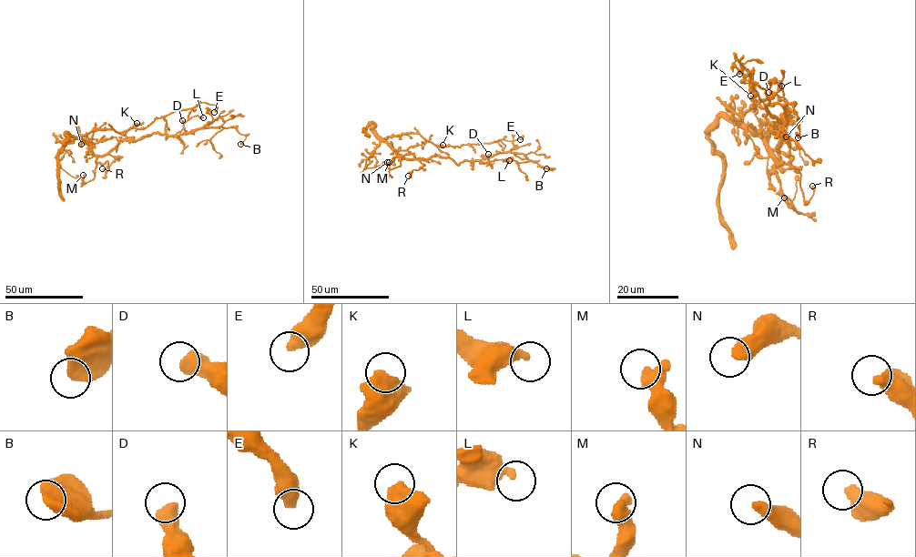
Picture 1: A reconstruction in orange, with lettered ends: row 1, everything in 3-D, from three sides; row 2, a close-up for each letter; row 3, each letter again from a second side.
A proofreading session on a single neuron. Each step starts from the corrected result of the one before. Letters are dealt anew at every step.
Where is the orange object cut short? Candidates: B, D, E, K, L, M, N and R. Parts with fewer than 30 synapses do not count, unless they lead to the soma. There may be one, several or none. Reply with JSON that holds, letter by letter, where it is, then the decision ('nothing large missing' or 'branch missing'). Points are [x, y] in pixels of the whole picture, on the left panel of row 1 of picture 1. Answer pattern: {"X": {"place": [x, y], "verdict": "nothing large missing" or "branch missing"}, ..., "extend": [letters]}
{"B": {"place": [240, 144], "verdict": "nothing large missing"}, "D": {"place": [182, 120], "verdict": "nothing large missing"}, "E": {"place": [214, 112], "verdict": "nothing large missing"}, "K": {"place": [137, 123], "verdict": "nothing large missing"}, "L": {"place": [203, 117], "verdict": "nothing large missing"}, "M": {"place": [83, 175], "verdict": "nothing large missing"}, "N": {"place": [81, 144], "verdict": "nothing large missing"}, "R": {"place": [102, 168], "verdict": "nothing large missing"}, "extend": []}

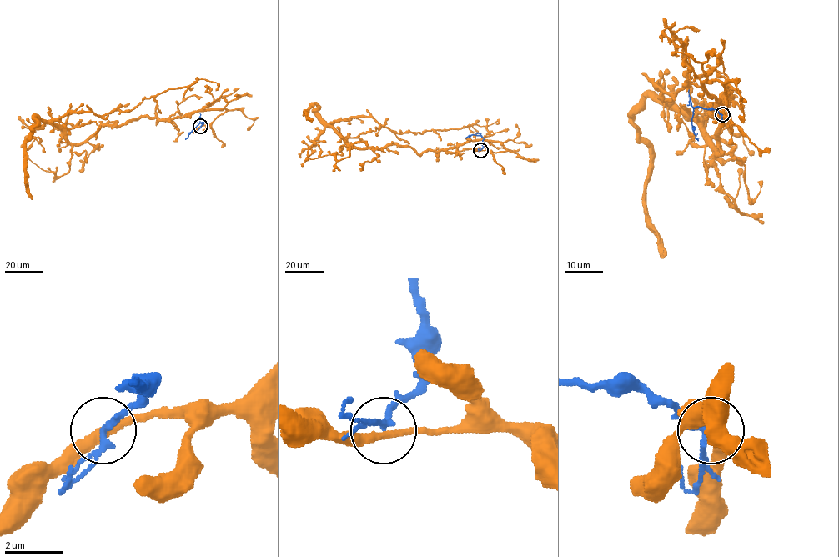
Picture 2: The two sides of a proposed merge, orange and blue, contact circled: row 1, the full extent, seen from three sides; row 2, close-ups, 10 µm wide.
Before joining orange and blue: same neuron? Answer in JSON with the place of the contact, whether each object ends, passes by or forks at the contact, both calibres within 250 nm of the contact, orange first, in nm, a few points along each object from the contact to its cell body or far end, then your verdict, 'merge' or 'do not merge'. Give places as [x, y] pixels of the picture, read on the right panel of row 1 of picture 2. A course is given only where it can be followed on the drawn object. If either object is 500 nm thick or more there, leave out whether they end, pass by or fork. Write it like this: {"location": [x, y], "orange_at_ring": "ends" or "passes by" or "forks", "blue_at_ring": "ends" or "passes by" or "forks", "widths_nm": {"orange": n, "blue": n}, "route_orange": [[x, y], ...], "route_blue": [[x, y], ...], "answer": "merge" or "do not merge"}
{"location": [722, 114], "orange_at_ring": "passes by", "blue_at_ring": "passes by", "widths_nm": {"orange": 280, "blue": 190}, "route_orange": [[723, 114], [726, 89], [707, 81], [715, 99], [730, 97], [711, 112], [718, 149], [695, 120], [670, 107]], "route_blue": [[723, 114], [700, 106], [694, 109], [692, 126], [699, 141]], "answer": "do not merge"}

